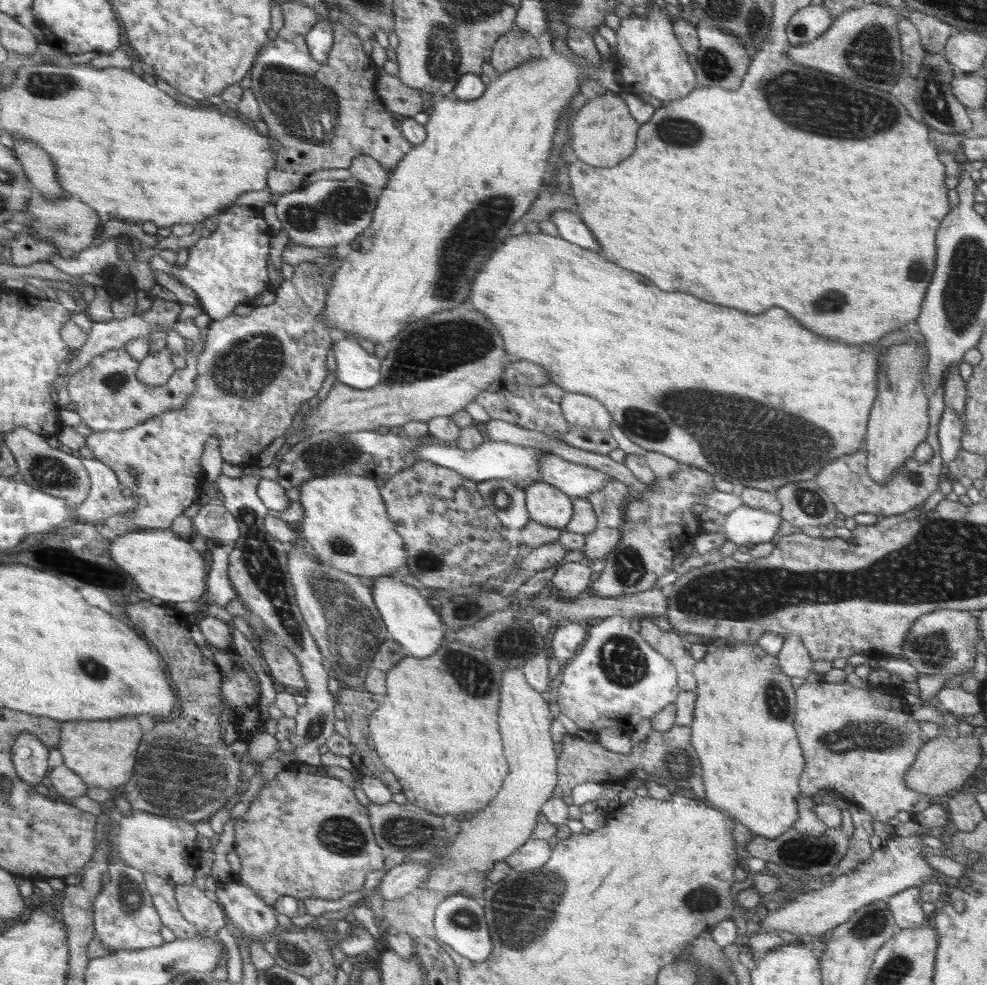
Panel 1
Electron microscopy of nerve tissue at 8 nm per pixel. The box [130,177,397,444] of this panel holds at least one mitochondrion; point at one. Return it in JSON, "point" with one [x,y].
{"point":[243,370]}

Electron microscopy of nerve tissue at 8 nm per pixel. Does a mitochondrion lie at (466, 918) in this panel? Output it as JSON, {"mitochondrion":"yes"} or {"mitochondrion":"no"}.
{"mitochondrion":"yes"}

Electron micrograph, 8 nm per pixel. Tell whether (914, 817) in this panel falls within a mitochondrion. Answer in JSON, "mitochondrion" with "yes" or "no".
{"mitochondrion":"no"}

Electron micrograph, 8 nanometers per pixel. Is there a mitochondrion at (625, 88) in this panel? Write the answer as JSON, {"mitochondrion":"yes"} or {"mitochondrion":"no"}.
{"mitochondrion":"no"}

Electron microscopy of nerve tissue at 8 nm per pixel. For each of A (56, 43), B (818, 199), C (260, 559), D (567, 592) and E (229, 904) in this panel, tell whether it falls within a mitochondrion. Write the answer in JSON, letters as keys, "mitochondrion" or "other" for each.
{"A":"other","B":"other","C":"mitochondrion","D":"other","E":"other"}

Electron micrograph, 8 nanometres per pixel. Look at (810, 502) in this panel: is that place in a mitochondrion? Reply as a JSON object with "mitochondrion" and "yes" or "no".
{"mitochondrion":"yes"}

